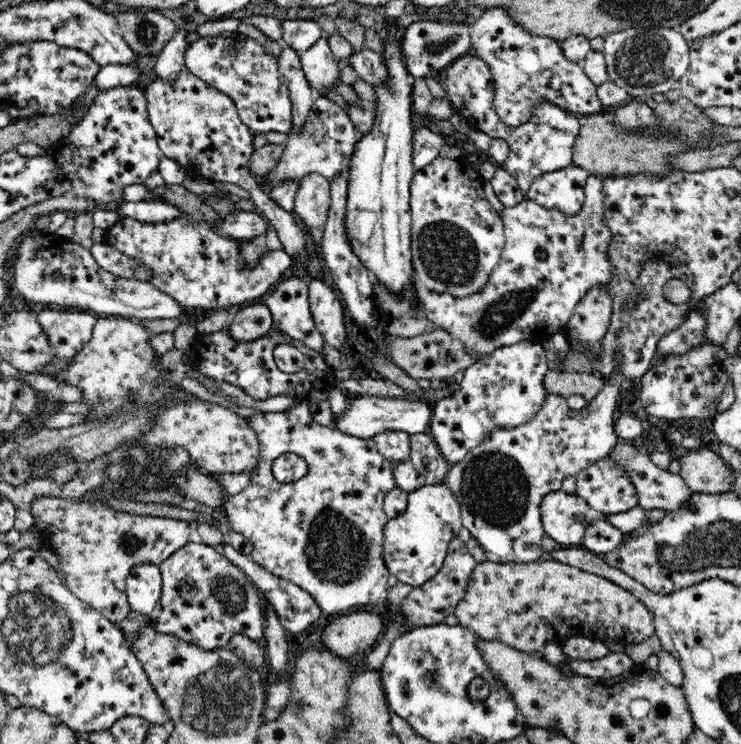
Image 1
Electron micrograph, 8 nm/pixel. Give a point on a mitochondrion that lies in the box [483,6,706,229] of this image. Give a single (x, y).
(642, 60)

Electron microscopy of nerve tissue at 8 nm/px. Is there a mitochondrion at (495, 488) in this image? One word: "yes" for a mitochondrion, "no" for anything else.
yes

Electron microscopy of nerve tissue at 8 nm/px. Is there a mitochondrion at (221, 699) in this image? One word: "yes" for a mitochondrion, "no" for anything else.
yes

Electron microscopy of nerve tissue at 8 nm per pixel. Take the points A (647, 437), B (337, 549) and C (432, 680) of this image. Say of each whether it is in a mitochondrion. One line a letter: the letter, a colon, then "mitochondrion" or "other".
A: other
B: mitochondrion
C: mitochondrion

